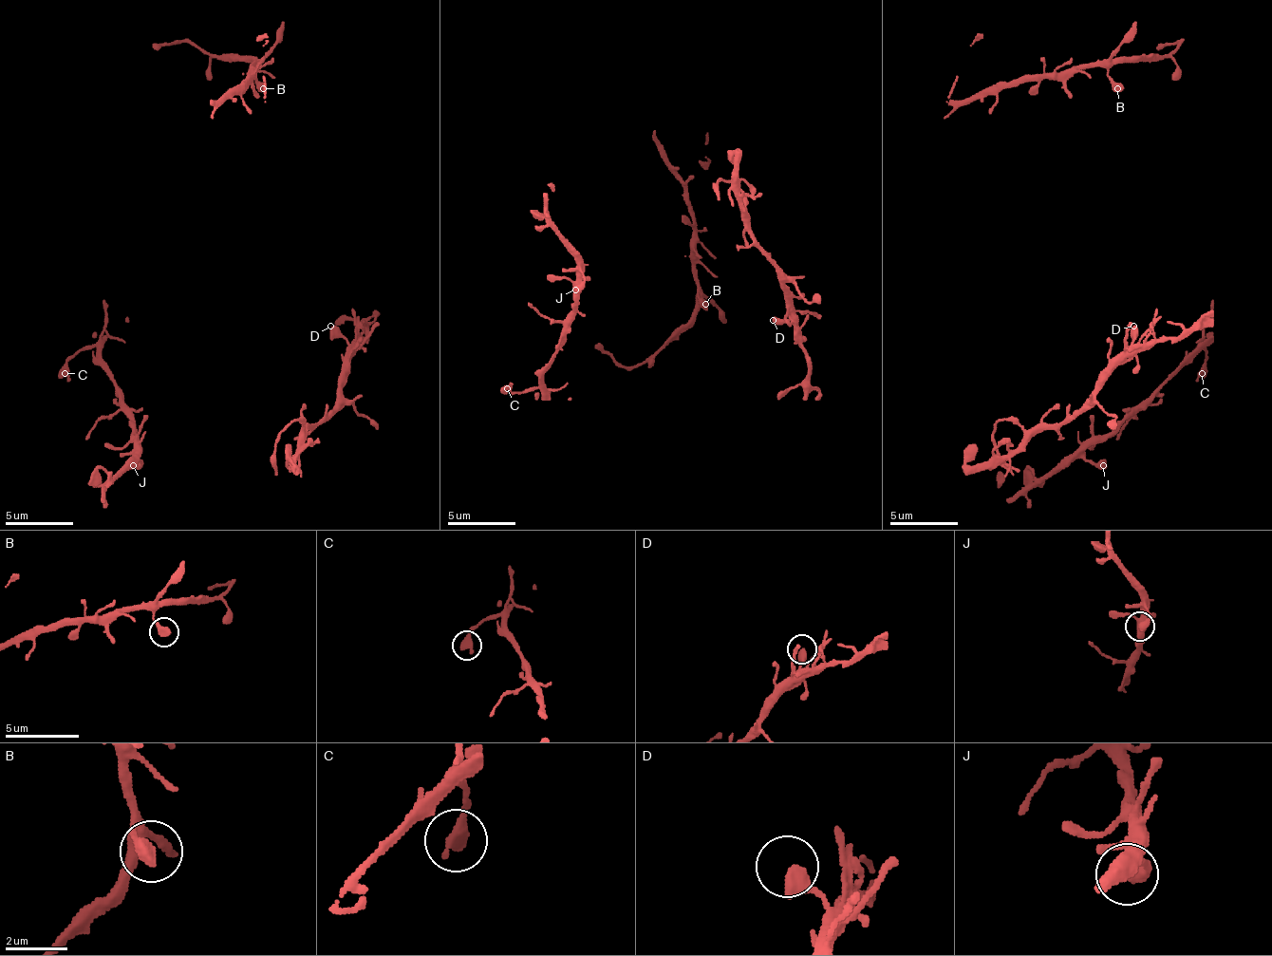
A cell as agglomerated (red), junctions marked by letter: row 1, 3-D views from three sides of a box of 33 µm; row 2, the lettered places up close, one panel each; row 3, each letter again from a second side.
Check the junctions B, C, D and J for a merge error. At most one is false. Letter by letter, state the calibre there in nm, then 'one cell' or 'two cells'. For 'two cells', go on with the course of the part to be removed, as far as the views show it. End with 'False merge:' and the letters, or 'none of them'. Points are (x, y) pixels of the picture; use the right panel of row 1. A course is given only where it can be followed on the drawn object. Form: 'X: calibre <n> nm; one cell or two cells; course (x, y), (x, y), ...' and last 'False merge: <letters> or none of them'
B: calibre 500 nm; one cell
C: calibre 500 nm; one cell
D: calibre 500 nm; one cell
J: calibre 480 nm; one cell
False merge: none of them

